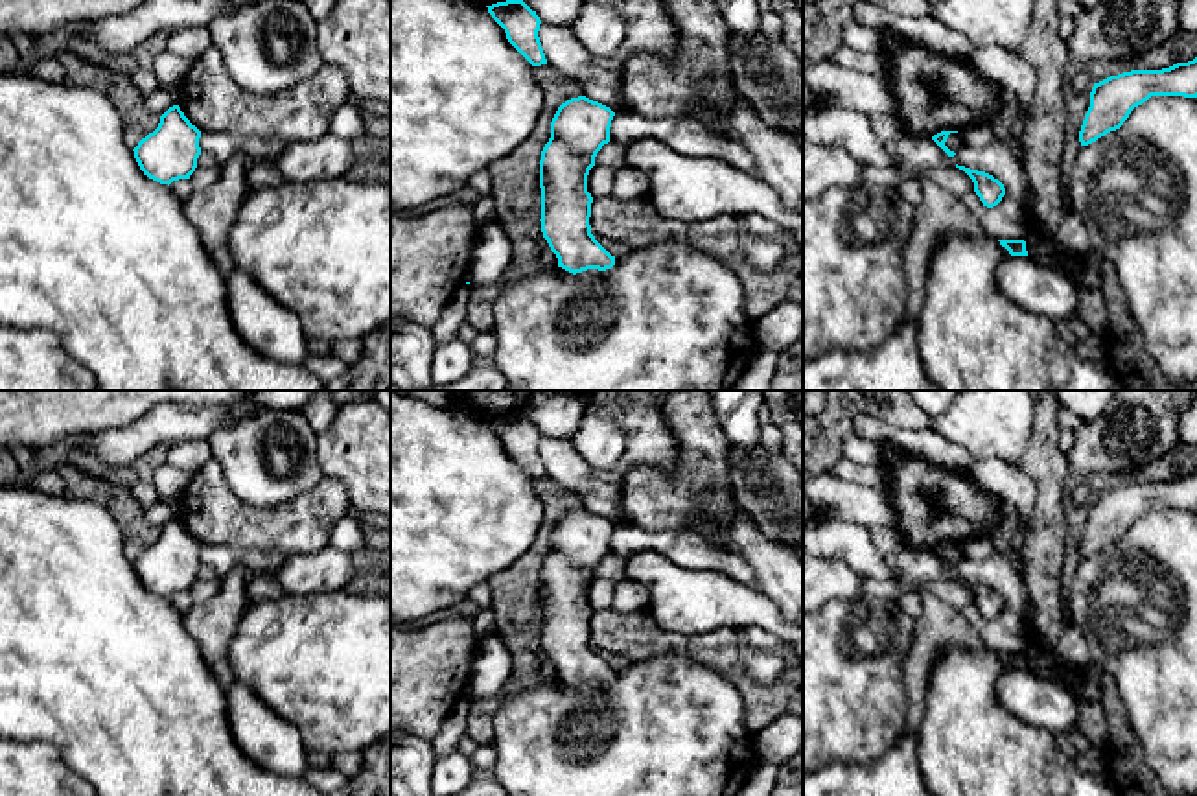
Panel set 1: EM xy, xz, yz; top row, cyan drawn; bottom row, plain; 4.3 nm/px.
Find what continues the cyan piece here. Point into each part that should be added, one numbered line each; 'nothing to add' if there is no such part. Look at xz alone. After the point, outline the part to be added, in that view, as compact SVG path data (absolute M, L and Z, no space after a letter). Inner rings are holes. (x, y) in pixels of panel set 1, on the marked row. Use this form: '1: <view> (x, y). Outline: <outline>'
nothing to add

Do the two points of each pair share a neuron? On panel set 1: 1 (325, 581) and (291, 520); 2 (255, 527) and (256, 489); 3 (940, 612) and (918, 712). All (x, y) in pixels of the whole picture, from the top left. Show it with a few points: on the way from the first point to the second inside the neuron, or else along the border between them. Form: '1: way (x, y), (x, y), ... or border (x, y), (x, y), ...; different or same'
1: border (328, 544), (319, 551), (290, 555); different
2: border (225, 479), (256, 507), (297, 498); different
3: way (932, 636), (918, 666), (918, 688); same

